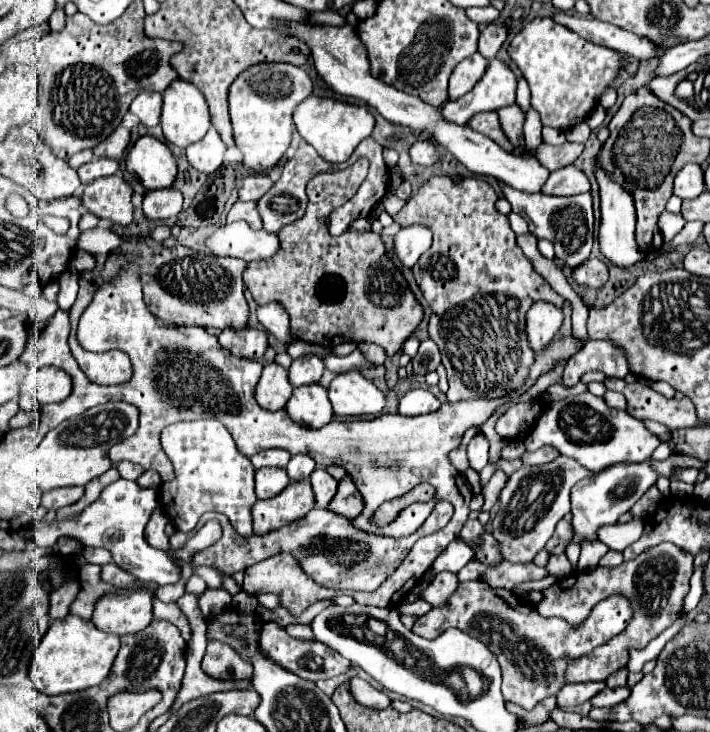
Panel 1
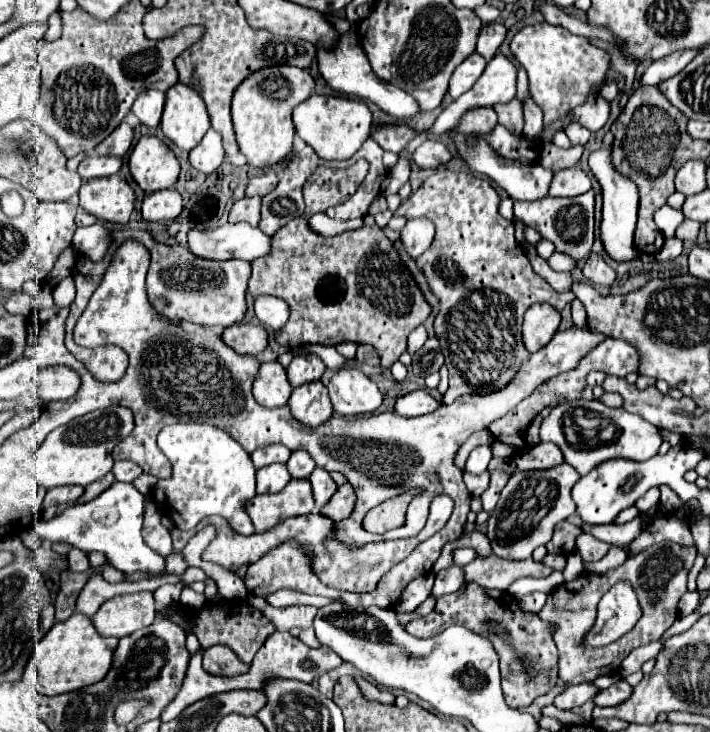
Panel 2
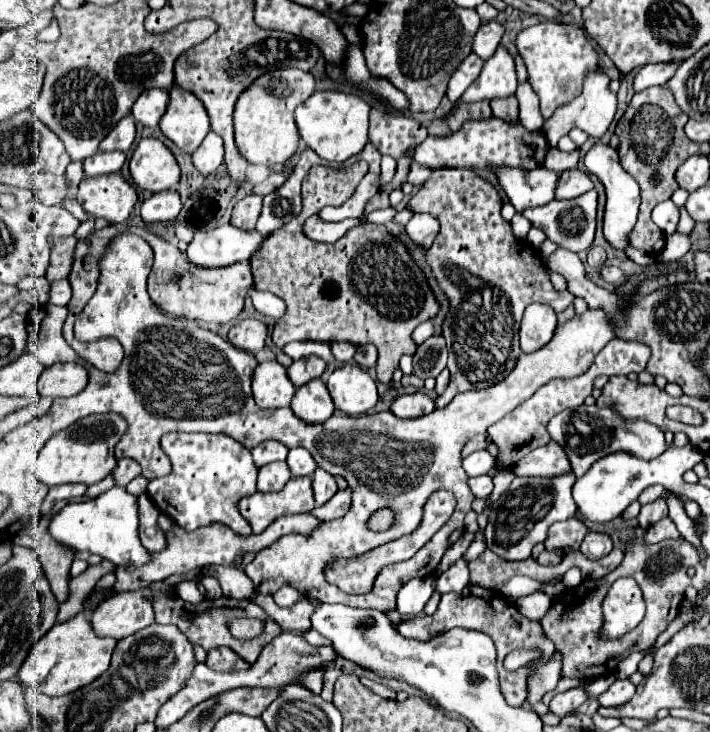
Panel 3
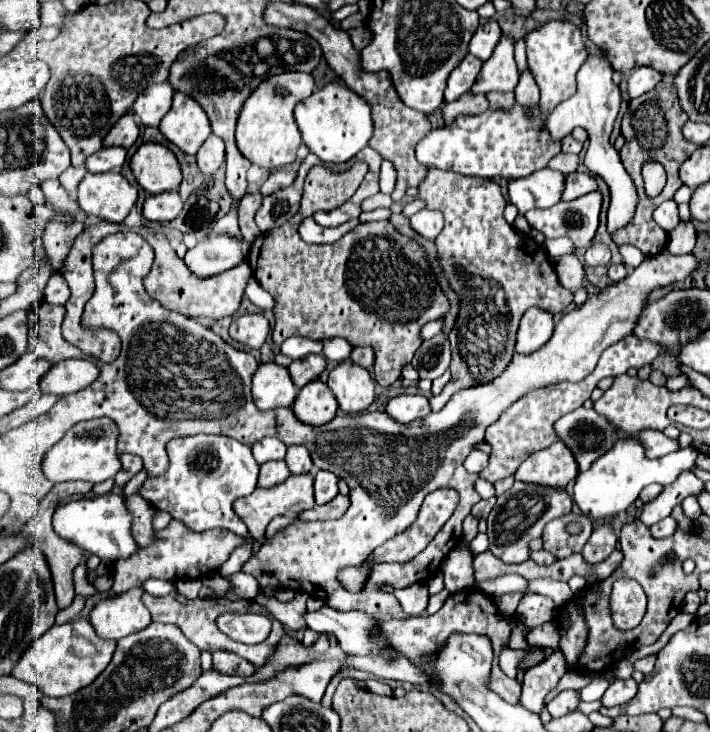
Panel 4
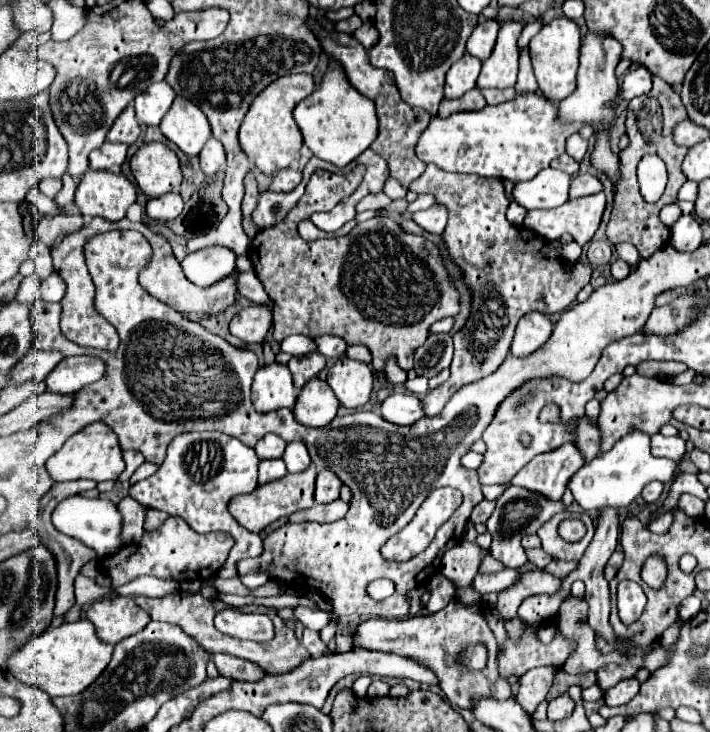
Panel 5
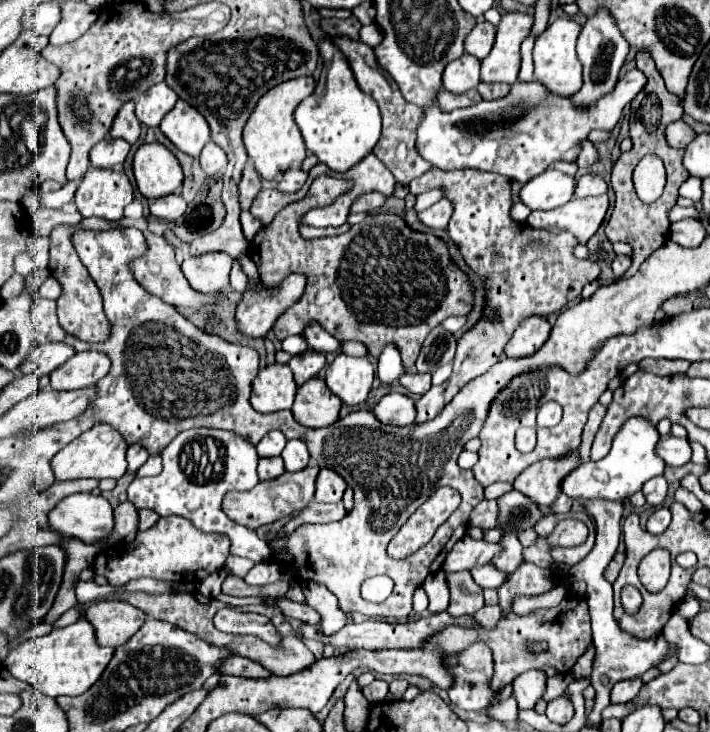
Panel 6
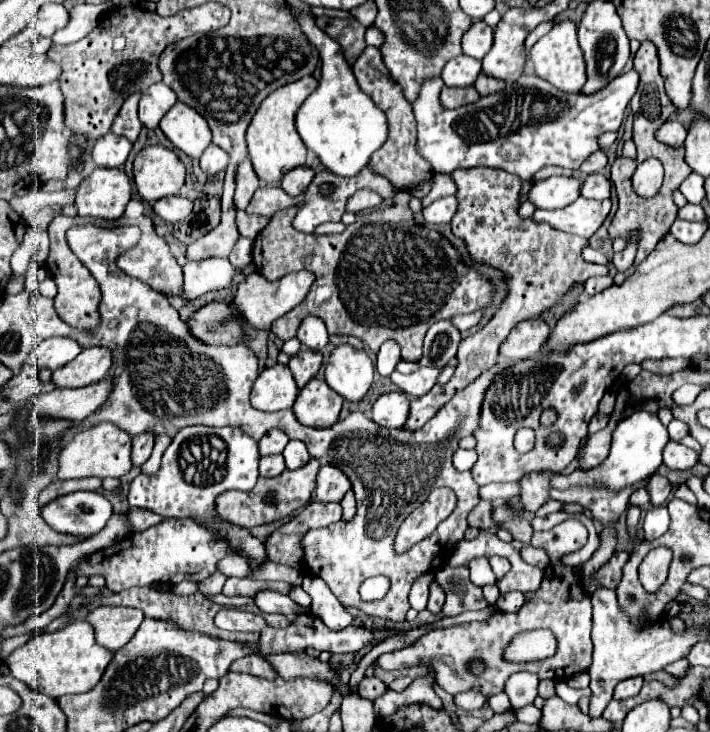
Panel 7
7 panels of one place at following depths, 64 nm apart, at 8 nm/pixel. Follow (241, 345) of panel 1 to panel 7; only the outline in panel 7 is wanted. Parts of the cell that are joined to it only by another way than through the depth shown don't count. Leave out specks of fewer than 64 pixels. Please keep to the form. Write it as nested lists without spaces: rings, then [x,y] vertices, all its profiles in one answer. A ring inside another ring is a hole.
[[[308,270],[290,272],[290,274],[286,274],[284,278],[280,278],[276,282],[270,282],[270,280],[266,280],[264,276],[260,276],[256,272],[256,274],[248,276],[246,280],[242,280],[238,284],[234,304],[238,306],[238,310],[242,312],[242,316],[246,318],[248,324],[252,324],[254,328],[260,328],[260,330],[270,330],[270,326],[276,318],[284,316],[286,312],[290,312],[296,304],[300,304],[306,298],[306,294],[310,290],[310,284],[314,280],[316,280],[316,276],[312,276],[312,272],[308,272]]]

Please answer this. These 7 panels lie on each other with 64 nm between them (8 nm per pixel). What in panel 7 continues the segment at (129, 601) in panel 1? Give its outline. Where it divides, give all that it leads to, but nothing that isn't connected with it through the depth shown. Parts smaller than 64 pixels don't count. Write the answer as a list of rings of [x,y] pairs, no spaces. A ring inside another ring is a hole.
[[[98,606],[86,616],[86,620],[94,626],[96,642],[110,652],[116,652],[126,646],[136,634],[138,626],[144,620],[144,614],[138,608]]]

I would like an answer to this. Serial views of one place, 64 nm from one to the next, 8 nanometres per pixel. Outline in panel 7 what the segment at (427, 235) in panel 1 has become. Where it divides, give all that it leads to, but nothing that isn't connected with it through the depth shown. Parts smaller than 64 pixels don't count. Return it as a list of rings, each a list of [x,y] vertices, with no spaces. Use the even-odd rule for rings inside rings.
[[[444,196],[434,200],[424,208],[424,218],[428,224],[448,224],[458,210],[458,200],[454,196]]]

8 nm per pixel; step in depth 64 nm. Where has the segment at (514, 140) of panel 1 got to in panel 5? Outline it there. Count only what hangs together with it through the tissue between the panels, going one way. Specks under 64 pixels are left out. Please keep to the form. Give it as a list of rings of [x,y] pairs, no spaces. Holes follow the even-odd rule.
[[[486,88],[486,90],[480,90],[482,96],[486,98],[488,104],[502,104],[506,100],[512,100],[512,96],[516,94],[514,88],[504,88],[504,90],[496,90],[496,88]]]

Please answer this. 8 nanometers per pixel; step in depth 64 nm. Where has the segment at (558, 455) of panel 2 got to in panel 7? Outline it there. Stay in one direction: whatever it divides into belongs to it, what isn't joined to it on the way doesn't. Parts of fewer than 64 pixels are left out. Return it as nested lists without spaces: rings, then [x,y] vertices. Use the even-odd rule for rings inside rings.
[[[532,472],[520,480],[522,486],[522,510],[526,514],[536,512],[548,500],[548,478],[552,472]]]

